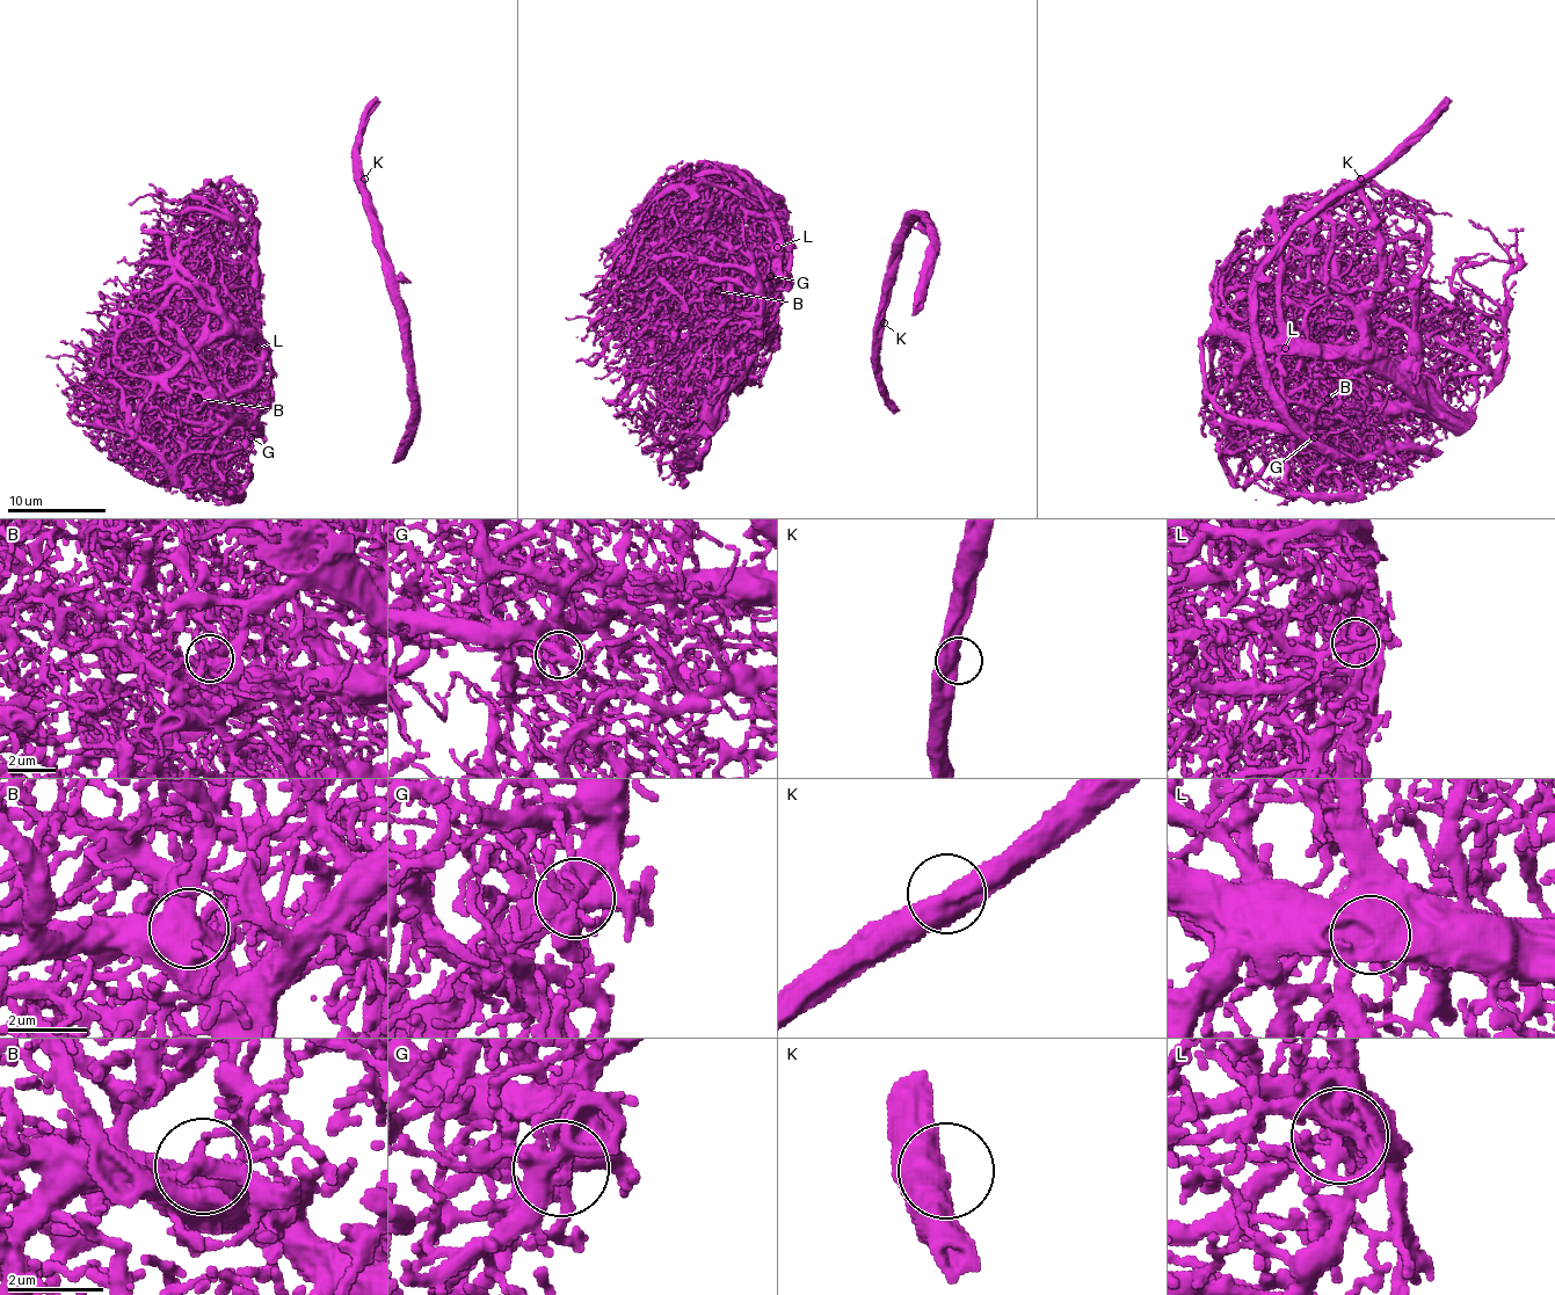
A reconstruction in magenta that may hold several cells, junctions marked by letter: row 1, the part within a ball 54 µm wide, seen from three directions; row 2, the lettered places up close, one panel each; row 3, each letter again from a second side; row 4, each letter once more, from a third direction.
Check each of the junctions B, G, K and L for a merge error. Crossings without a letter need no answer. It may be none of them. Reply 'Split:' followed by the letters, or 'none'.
Split: none

